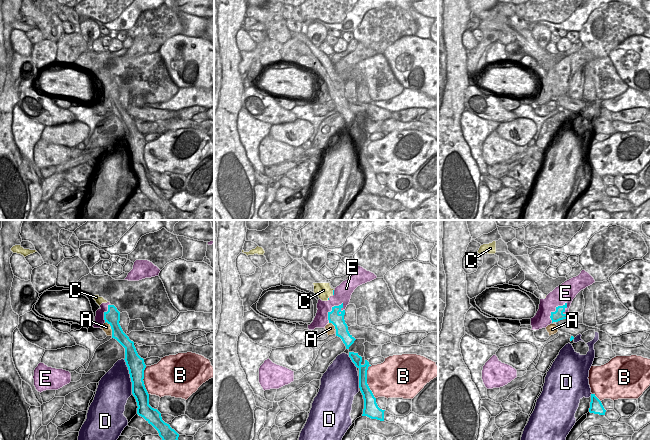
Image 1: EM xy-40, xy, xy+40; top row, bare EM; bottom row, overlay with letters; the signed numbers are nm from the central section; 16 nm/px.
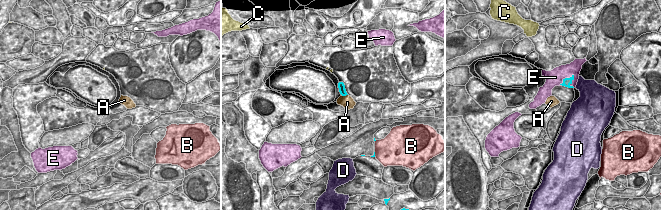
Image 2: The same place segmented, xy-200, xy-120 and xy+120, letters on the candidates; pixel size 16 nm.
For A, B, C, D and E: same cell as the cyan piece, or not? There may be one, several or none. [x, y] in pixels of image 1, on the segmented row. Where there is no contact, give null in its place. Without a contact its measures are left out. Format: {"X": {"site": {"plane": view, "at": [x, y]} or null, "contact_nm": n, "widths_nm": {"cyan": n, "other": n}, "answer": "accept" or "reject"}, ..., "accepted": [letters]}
{"A": {"site": {"plane": "xy-40", "at": [111, 328]}, "contact_nm": 260, "widths_nm": {"cyan": 240, "other": 140}, "answer": "reject"}, "B": {"site": {"plane": "xy", "at": [366, 382]}, "contact_nm": 550, "widths_nm": {"cyan": 170, "other": 480}, "answer": "reject"}, "C": {"site": {"plane": "xy", "at": [333, 292]}, "contact_nm": 100, "widths_nm": {"cyan": 30, "other": 260}, "answer": "accept"}, "D": {"site": {"plane": "xy-40", "at": [130, 376]}, "contact_nm": 600, "widths_nm": {"cyan": 280, "other": 460}, "answer": "reject"}, "E": {"site": {"plane": "xy+40", "at": [555, 311]}, "contact_nm": 420, "widths_nm": {"cyan": 170, "other": 300}, "answer": "reject"}, "accepted": ["C"]}

